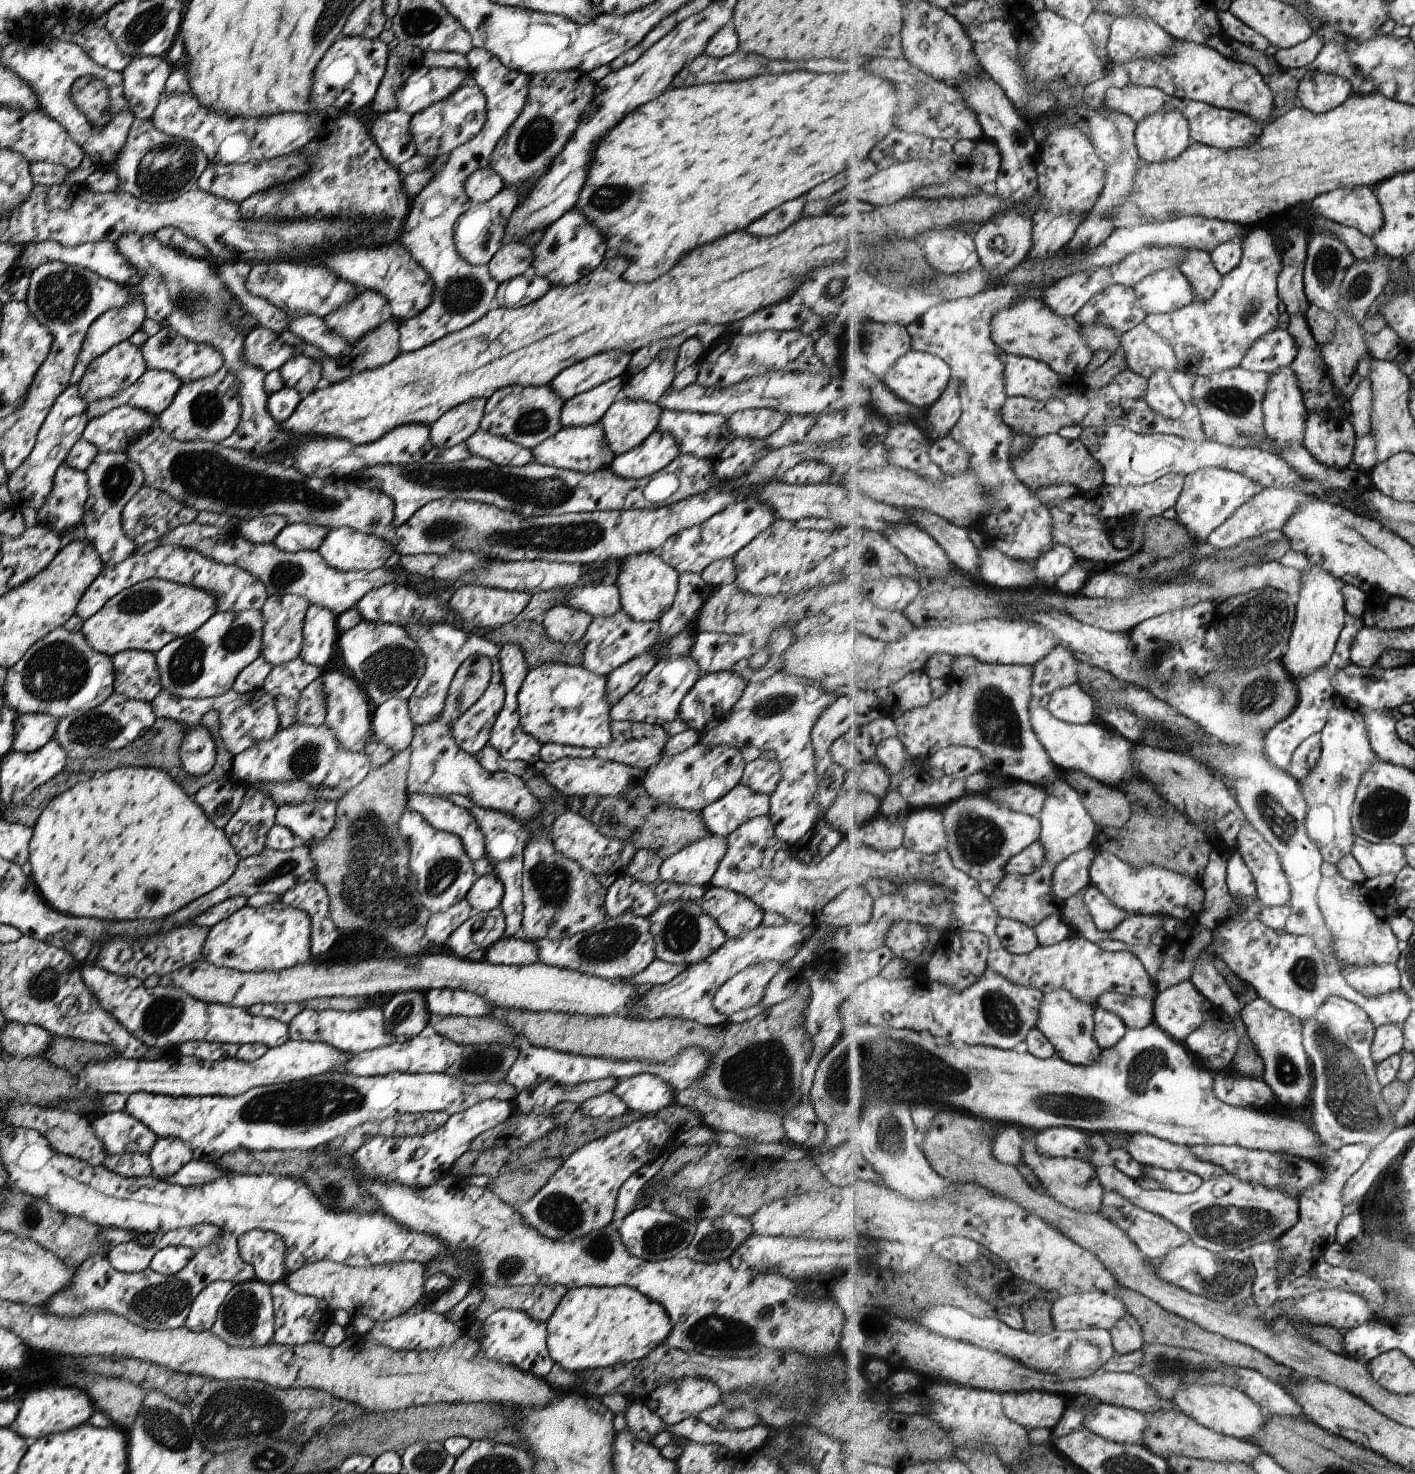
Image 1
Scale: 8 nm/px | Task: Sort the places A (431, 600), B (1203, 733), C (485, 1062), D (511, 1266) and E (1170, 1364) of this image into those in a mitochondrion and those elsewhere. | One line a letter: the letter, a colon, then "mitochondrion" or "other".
A: other
B: other
C: mitochondrion
D: mitochondrion
E: mitochondrion

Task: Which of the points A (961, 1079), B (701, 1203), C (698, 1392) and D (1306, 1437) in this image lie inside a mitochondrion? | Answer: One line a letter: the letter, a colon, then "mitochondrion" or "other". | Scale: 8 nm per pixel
A: mitochondrion
B: mitochondrion
C: other
D: other

